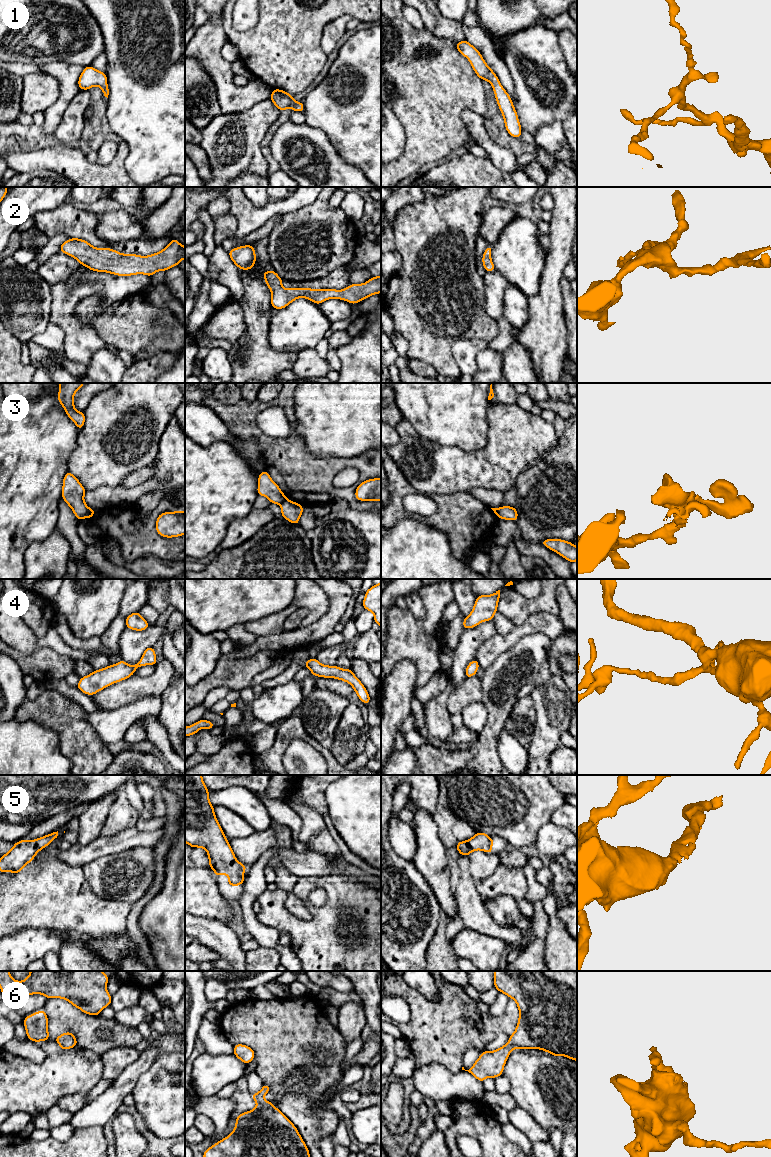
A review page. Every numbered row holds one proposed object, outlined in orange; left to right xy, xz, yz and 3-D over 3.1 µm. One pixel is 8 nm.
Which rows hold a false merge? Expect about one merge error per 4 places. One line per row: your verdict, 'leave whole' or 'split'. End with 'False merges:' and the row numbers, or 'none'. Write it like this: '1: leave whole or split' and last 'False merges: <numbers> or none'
1: leave whole
2: leave whole
3: split
4: leave whole
5: leave whole
6: leave whole
False merges: 3

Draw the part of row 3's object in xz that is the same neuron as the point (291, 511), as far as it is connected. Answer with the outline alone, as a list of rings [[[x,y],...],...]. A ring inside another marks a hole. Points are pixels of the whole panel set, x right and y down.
[[[285,499],[281,504],[282,518],[288,520],[290,523],[299,525],[300,516],[303,514],[303,505]]]

